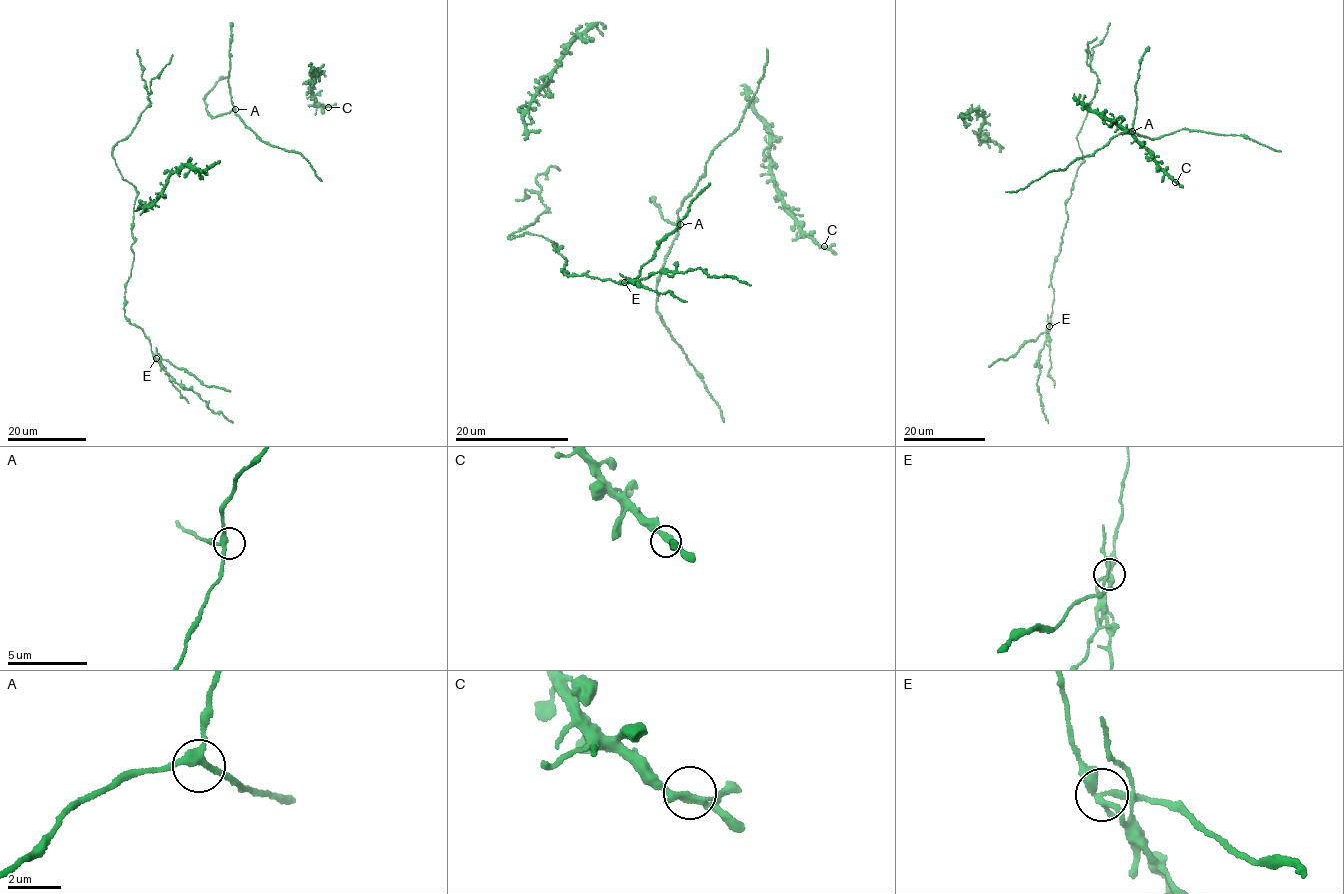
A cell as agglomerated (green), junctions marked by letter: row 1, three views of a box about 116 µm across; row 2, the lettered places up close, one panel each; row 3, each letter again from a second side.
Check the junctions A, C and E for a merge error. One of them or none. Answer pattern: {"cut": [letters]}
{"cut": ["E"]}

